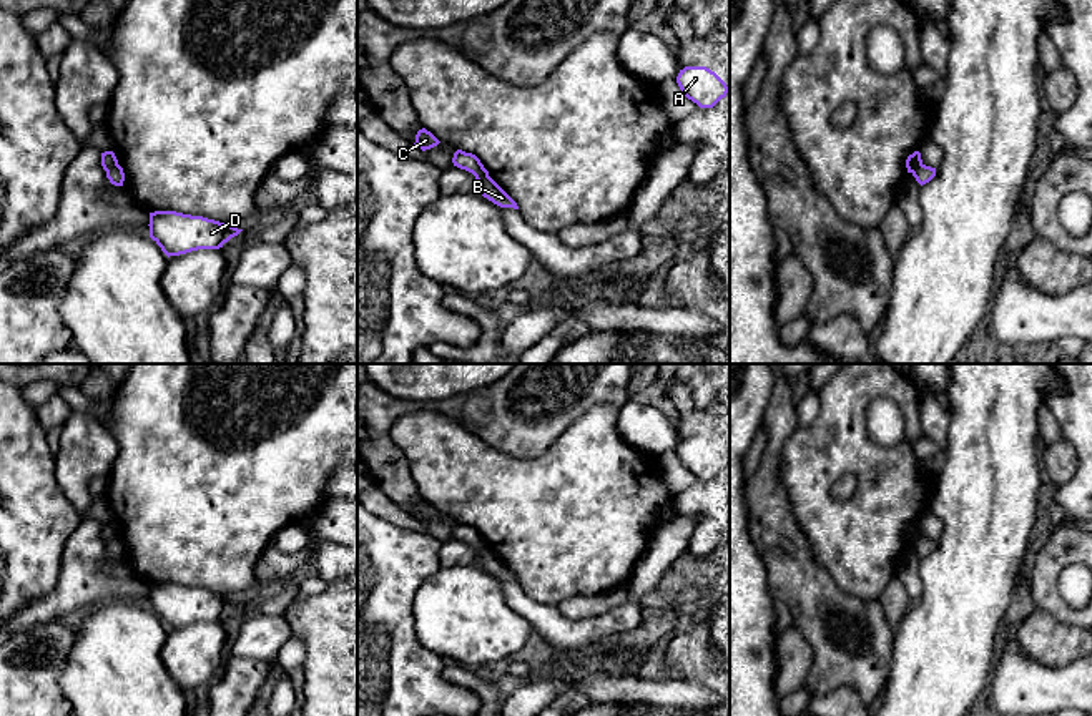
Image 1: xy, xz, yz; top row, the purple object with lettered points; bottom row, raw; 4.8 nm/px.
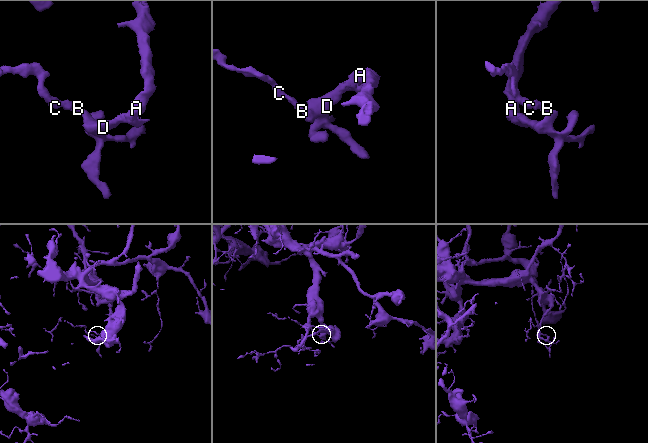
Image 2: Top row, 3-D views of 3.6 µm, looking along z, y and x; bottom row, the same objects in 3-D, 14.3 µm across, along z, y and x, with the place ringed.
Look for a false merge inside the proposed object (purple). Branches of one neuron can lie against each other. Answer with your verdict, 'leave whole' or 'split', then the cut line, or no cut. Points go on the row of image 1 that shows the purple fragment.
split | xy (117, 161), (107, 171)

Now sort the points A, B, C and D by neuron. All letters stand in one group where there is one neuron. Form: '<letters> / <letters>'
A B D / C

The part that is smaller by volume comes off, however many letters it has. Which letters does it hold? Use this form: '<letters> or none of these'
C

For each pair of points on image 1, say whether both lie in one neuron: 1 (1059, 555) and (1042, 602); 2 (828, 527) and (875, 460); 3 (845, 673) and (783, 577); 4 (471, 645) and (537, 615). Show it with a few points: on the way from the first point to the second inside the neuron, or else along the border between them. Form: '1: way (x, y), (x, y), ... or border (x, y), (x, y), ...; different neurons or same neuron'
1: way (1047, 567), (1044, 590); same neuron
2: way (846, 514), (873, 487), (875, 479); same neuron
3: way (835, 650), (823, 638), (820, 613), (806, 600); same neuron
4: border (502, 588), (504, 598), (534, 630); different neurons

